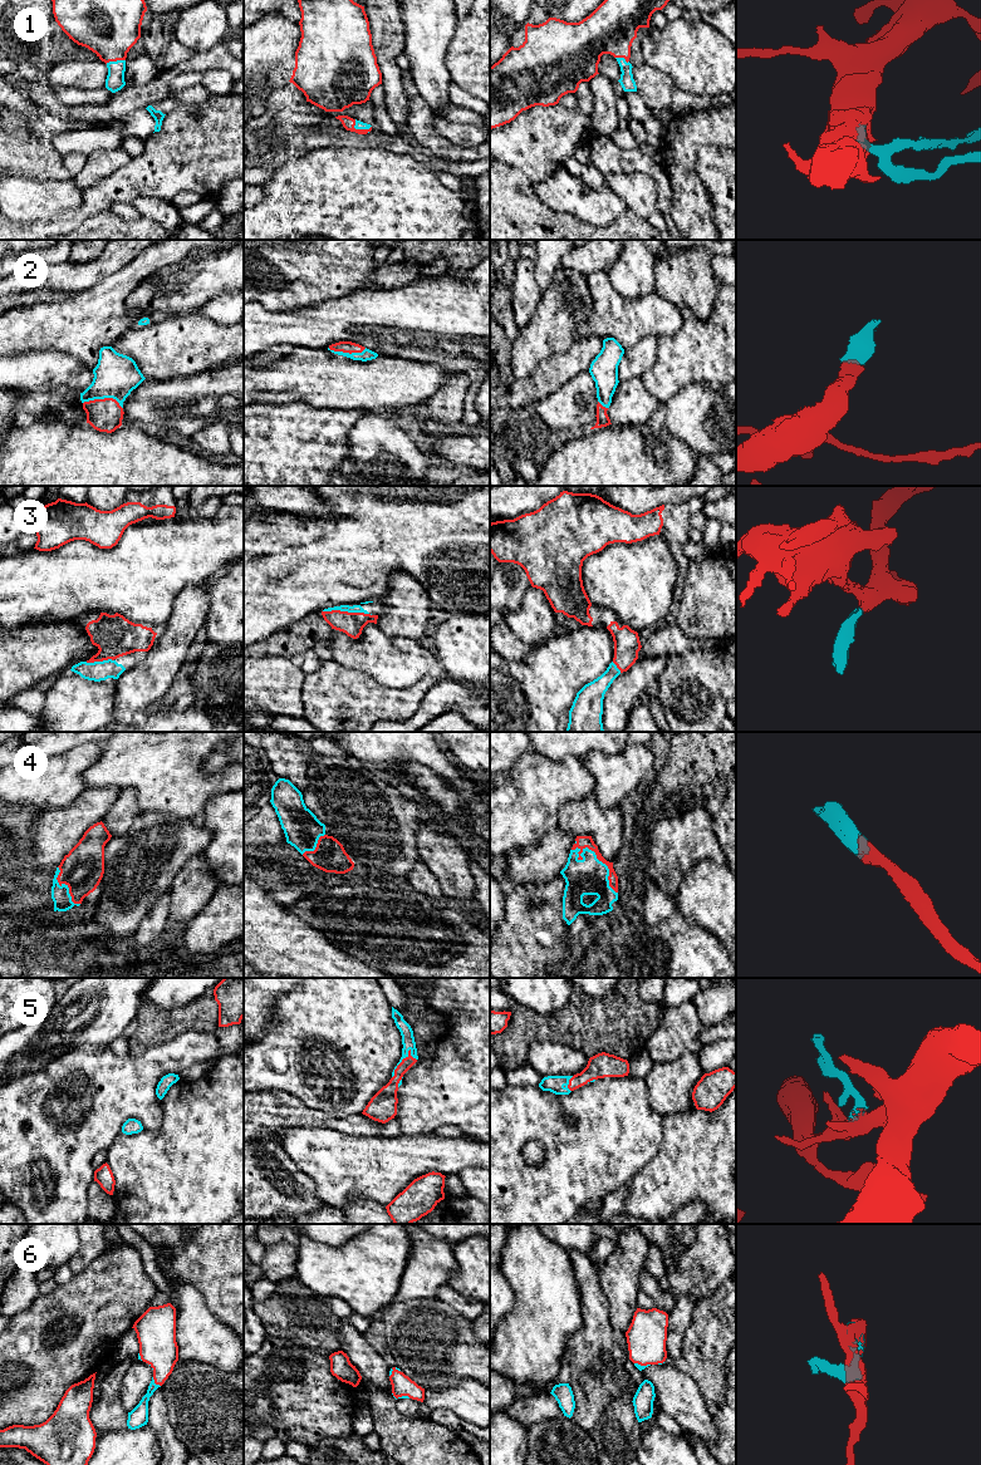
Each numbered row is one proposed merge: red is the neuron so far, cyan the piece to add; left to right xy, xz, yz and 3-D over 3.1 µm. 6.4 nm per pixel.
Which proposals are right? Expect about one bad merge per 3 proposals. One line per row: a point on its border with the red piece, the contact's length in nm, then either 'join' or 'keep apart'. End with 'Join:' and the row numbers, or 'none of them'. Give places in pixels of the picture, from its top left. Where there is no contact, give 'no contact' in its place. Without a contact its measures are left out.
1: meets red in xz at (362, 129); contact 130 nm long; join
2: meets red in xy at (104, 398); contact 260 nm long; join
3: meets red in xz at (347, 611); contact 320 nm long; join
4: meets red in yz at (602, 861); contact 400 nm long; join
5: meets red in xz at (400, 1063); contact 220 nm long; join
6: meets red in xy at (155, 1382); contact 80 nm long; join
Join: 1, 2, 3, 4, 5, 6

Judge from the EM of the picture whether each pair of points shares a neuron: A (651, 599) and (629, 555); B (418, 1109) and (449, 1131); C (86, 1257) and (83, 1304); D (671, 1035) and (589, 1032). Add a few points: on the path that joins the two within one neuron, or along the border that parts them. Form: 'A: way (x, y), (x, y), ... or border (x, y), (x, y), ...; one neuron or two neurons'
A: way (639, 588), (629, 575), (629, 566); one neuron
B: border (432, 1131), (442, 1126), (455, 1125), (464, 1135); two neurons
C: border (108, 1248), (73, 1274); two neurons
D: border (662, 1007), (660, 1024), (651, 1035), (644, 1050); two neurons

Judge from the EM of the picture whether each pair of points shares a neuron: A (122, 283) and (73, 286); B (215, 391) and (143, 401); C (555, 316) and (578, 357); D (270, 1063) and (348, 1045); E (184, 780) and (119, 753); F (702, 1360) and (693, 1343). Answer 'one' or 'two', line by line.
A: two
B: one
C: two
D: one
E: one
F: one

